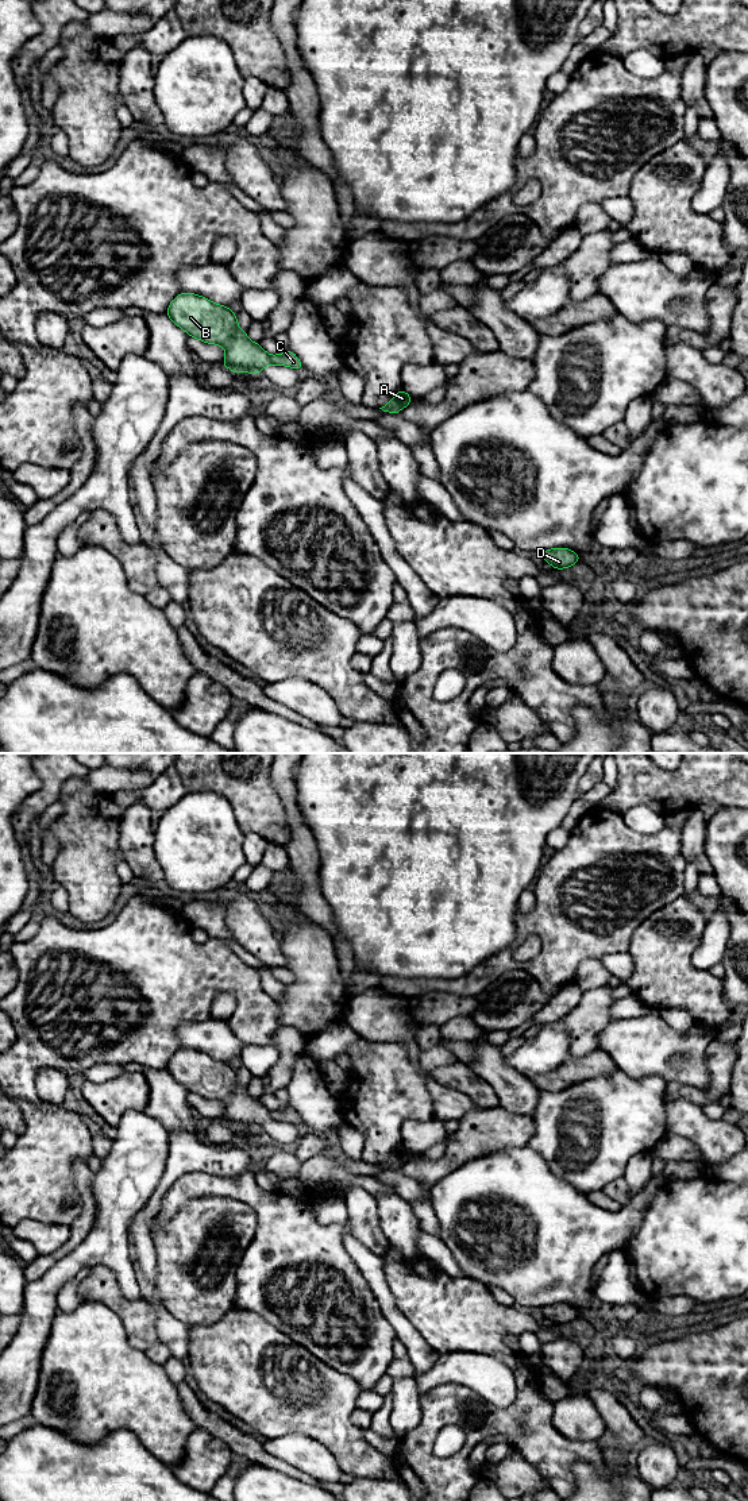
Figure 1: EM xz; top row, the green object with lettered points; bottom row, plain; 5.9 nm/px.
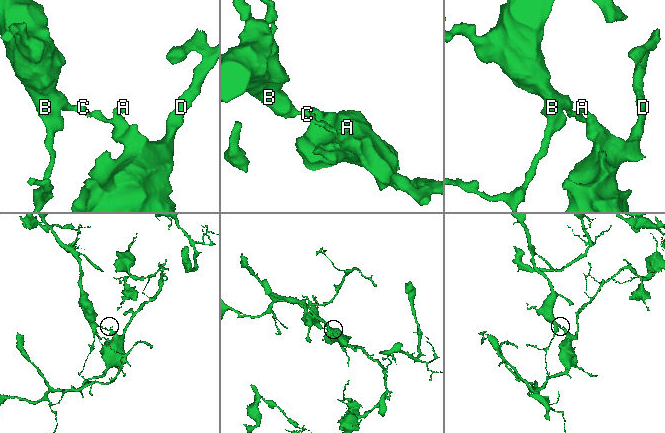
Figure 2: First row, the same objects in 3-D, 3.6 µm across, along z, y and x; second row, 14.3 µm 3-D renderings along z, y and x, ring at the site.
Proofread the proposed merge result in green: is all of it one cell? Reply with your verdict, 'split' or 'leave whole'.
split

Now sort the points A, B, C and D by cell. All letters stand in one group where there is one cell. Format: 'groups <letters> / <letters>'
groups A C D / B

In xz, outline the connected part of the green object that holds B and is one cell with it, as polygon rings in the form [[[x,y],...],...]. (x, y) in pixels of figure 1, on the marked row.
[[[181,292],[169,304],[166,315],[188,336],[224,347],[225,356],[221,364],[234,373],[258,375],[271,364],[270,355],[259,343],[247,337],[247,332],[238,325],[236,313],[228,306],[194,293]]]

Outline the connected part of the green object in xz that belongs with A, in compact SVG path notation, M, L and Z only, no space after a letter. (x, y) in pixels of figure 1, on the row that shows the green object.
M400 389L397 394L382 408L386 413L397 414L400 410L402 410L405 406L408 406L413 398L404 390Z

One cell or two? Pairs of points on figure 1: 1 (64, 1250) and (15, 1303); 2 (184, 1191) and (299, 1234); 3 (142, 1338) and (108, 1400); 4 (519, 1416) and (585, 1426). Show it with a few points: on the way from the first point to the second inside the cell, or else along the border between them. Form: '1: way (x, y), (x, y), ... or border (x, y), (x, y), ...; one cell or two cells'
1: border (23, 1265), (23, 1272), (29, 1281); two cells
2: way (212, 1187), (243, 1187), (270, 1207); one cell
3: border (122, 1320), (128, 1342), (145, 1353); two cells
4: border (552, 1405), (551, 1424), (565, 1436), (577, 1440); two cells

